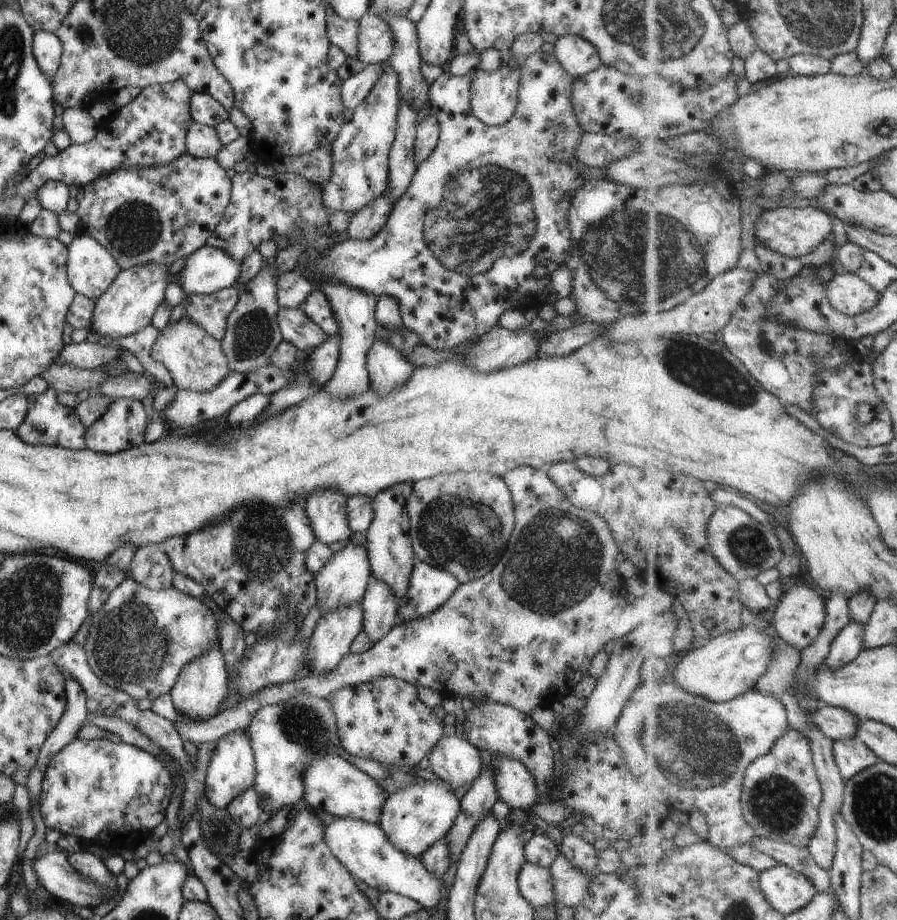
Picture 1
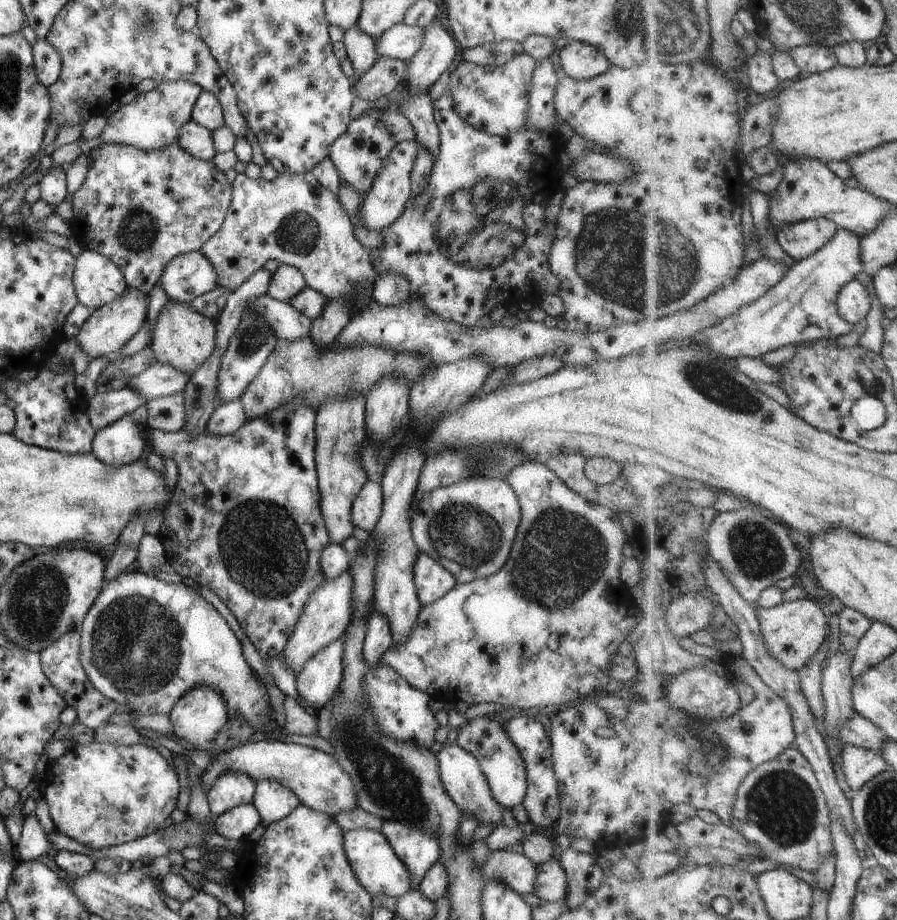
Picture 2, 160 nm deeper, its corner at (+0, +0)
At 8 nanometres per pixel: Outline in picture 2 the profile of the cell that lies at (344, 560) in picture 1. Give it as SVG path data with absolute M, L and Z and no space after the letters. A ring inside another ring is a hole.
M348 570L340 573L337 578L325 579L317 589L309 594L308 599L302 606L293 632L289 635L281 652L282 658L289 670L297 674L301 667L319 649L331 644L336 638L342 636L347 623L350 621L352 611L352 580Z

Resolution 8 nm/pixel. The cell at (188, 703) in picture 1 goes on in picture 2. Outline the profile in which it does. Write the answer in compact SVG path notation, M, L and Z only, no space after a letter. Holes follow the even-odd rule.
M204 685L187 691L177 699L168 712L172 736L185 741L193 749L205 749L228 719L225 701L214 690Z

